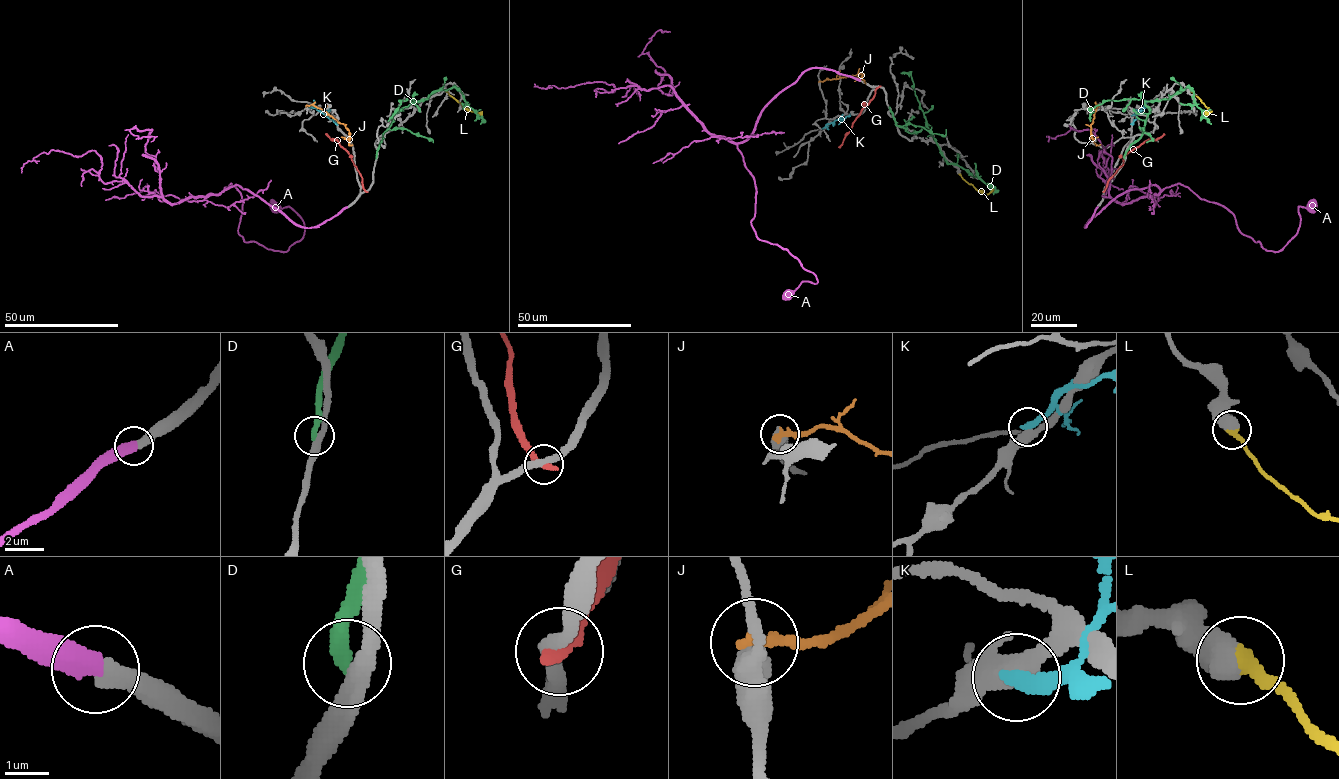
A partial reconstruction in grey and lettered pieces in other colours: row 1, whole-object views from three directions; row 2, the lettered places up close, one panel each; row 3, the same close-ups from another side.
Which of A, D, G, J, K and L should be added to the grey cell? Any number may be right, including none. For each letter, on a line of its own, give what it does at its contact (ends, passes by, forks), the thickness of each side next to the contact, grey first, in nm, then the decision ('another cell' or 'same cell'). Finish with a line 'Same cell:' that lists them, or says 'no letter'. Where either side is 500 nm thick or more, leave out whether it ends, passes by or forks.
A: it ends | 360/440 nm | same cell
D: it ends | 320/320 nm | another cell
G: it ends | 340/340 nm | another cell
J: 500/320 nm | another cell
K: it ends | 440/400 nm | another cell
L: 750/360 nm | same cell
Same cell: A, L

